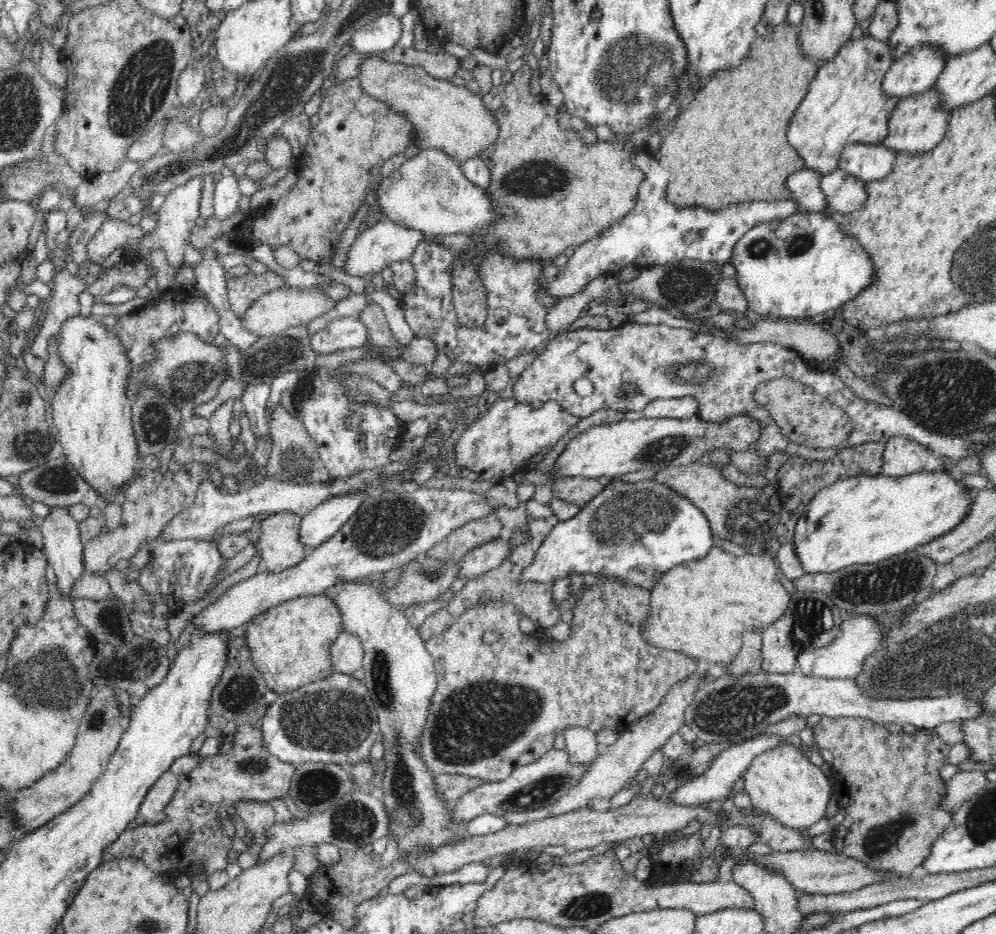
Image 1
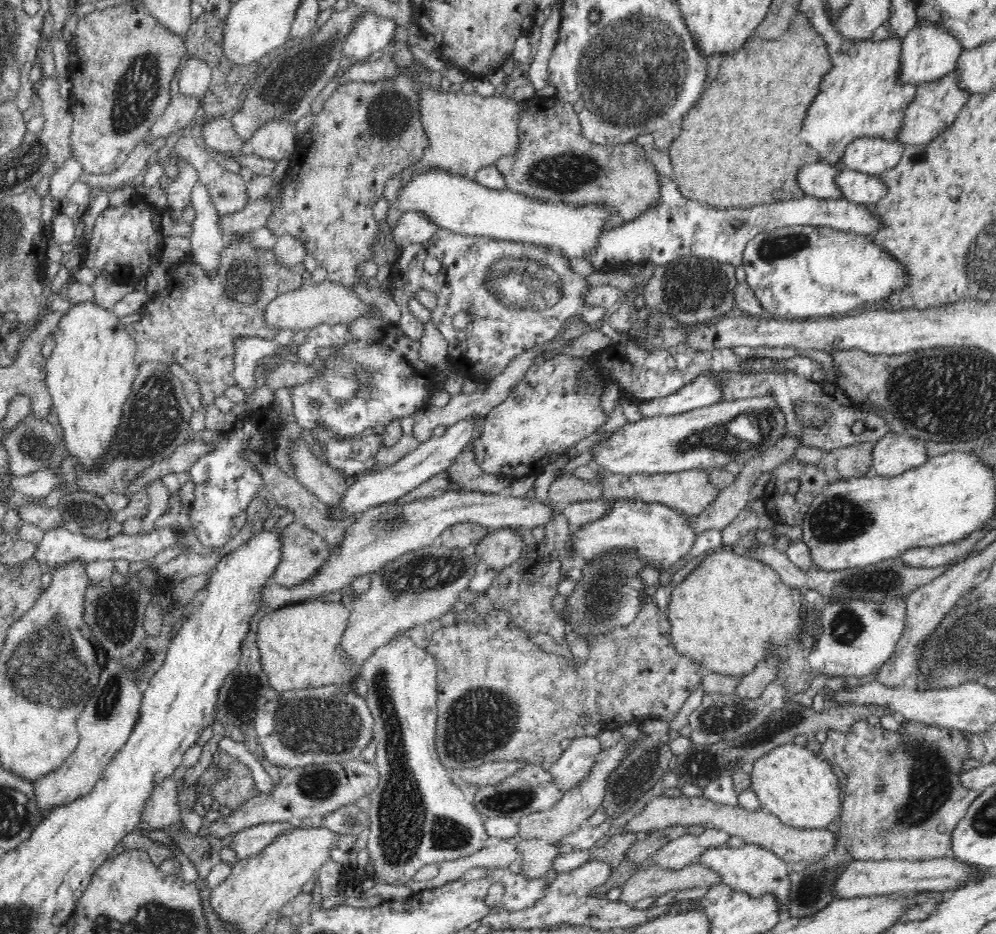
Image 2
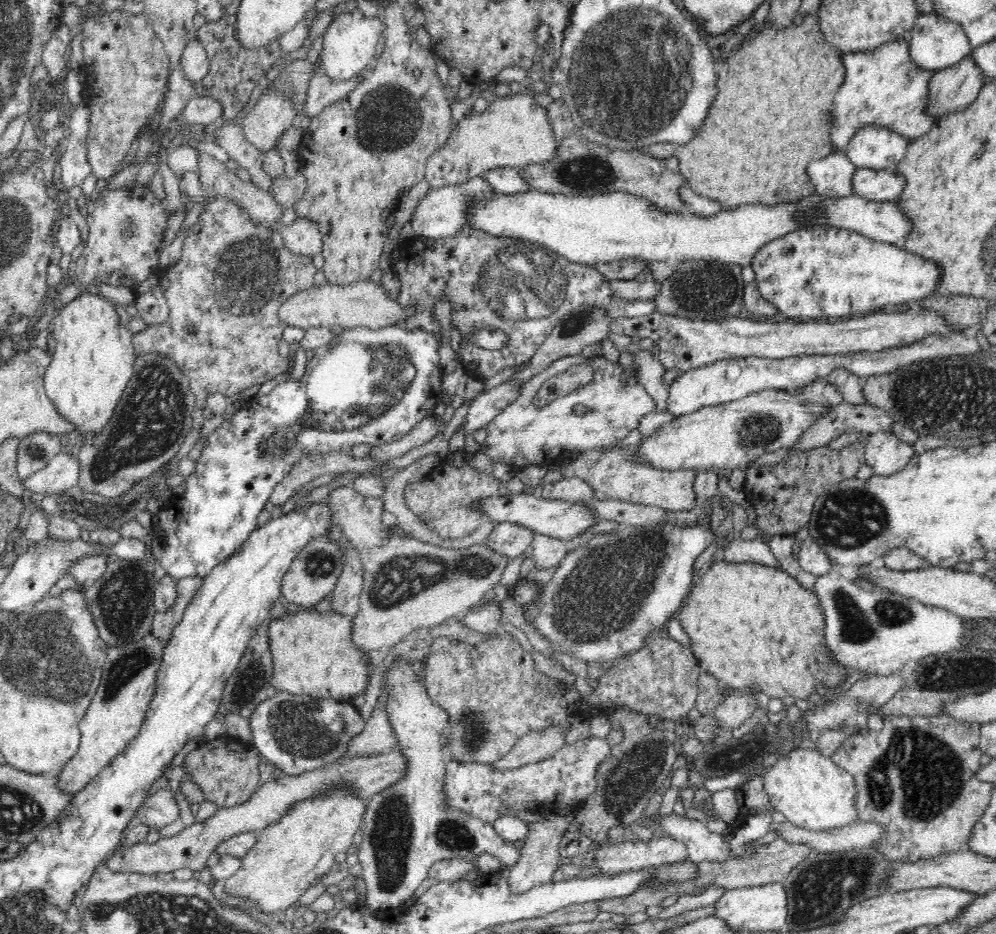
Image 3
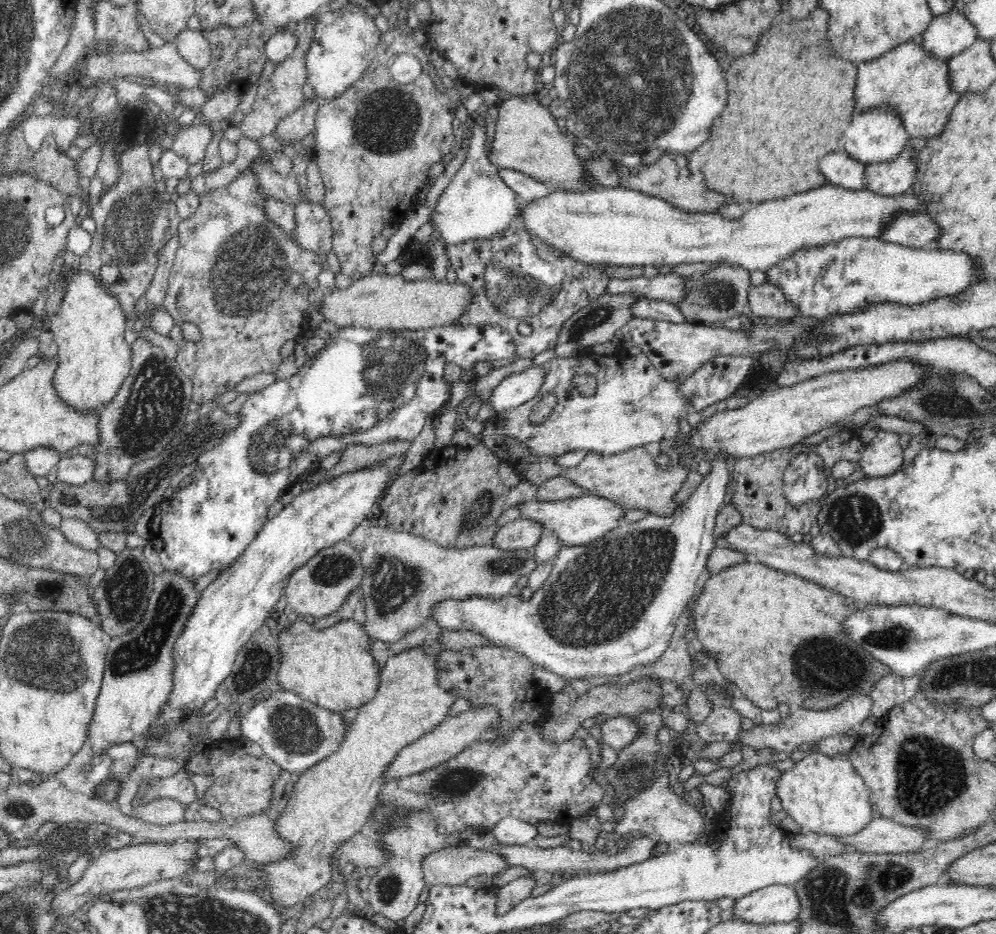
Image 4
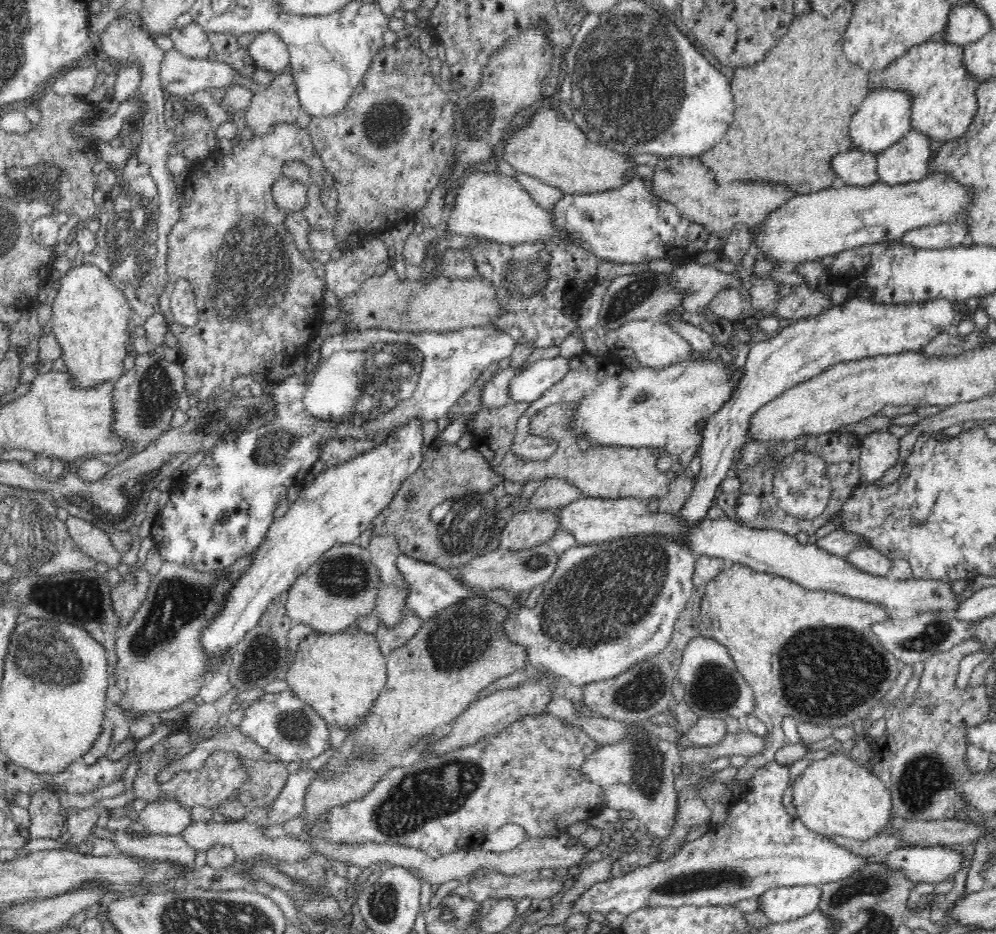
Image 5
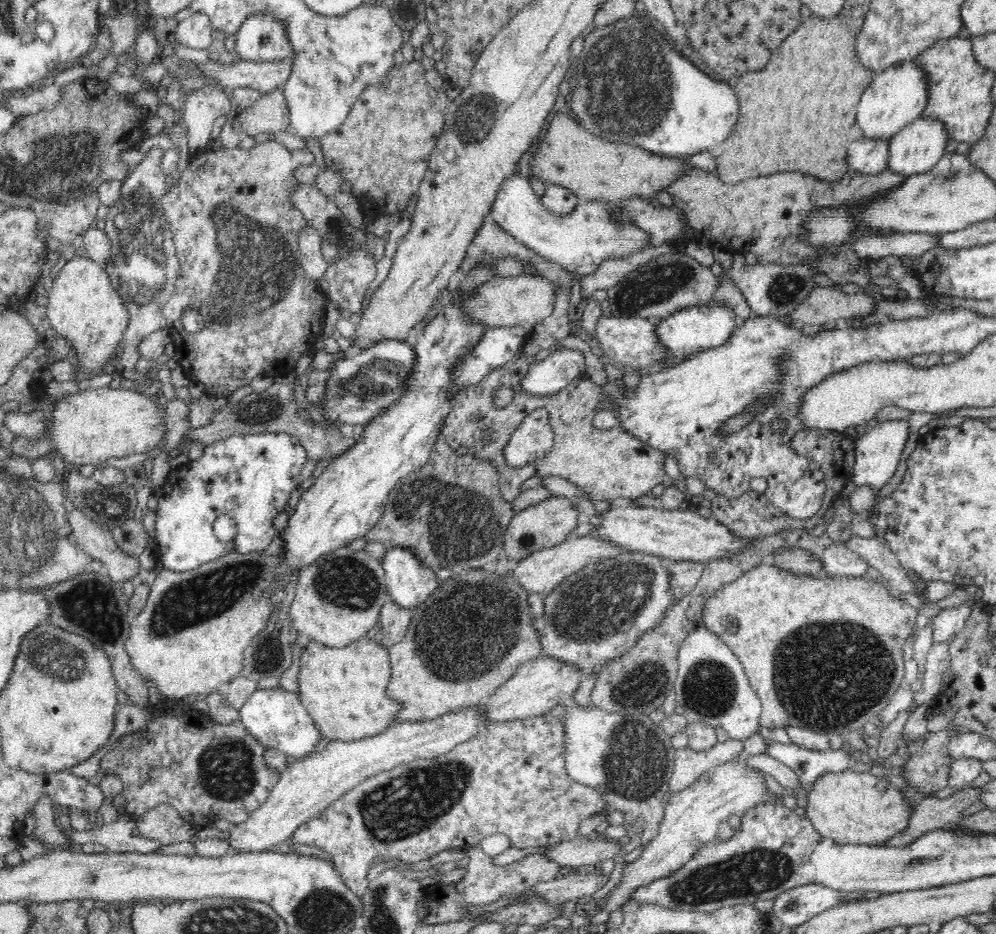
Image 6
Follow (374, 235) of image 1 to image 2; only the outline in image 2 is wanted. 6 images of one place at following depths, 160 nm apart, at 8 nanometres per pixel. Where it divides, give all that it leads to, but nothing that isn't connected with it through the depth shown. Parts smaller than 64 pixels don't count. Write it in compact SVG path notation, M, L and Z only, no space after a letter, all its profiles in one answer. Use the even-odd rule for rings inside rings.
M406 211L391 230L395 243L400 247L412 243L425 243L439 230L424 213Z

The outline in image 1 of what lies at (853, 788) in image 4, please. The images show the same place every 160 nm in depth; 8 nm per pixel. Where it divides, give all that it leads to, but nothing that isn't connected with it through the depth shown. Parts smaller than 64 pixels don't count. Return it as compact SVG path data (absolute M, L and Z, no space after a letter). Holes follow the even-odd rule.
M780 743L756 756L744 774L745 789L752 805L772 815L784 826L800 829L816 824L826 816L834 792L828 780L828 769L814 765L808 756L791 743Z

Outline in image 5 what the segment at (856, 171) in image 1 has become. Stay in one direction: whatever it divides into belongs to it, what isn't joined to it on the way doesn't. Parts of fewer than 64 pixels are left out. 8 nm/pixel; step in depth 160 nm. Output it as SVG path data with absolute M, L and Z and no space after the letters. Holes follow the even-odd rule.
M870 87L850 122L850 136L852 136L850 148L866 154L882 155L889 146L912 130L910 114L912 114L912 99L906 91Z

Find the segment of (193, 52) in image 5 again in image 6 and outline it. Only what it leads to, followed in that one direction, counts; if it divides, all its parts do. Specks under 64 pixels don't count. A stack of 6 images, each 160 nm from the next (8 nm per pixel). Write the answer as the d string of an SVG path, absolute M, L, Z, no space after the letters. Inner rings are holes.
M197 12L177 23L175 38L188 48L208 49L212 42L213 27L208 15Z

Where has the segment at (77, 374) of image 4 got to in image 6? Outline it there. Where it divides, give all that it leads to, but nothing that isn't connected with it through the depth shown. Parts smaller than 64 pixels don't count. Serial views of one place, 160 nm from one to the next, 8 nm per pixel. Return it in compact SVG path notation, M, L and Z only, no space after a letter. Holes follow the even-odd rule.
M77 253L57 274L51 289L45 306L51 327L59 336L70 340L81 370L98 375L108 360L114 359L116 346L122 342L129 323L128 310L113 287L113 280L108 278L103 265Z

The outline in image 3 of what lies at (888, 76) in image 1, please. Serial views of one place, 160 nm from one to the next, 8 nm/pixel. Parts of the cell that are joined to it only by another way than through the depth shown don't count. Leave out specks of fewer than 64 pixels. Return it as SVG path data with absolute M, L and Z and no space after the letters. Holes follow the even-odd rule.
M921 13L916 18L916 24L909 33L909 53L912 61L920 69L936 72L954 66L963 58L966 58L972 50L968 36L962 29L962 25L938 14Z

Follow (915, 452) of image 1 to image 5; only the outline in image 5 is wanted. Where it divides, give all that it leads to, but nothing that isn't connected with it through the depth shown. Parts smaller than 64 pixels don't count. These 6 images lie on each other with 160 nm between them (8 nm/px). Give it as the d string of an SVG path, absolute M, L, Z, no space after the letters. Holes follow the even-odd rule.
M887 429L874 431L863 438L859 456L860 484L874 483L892 466L896 466L898 450L900 450L900 439Z

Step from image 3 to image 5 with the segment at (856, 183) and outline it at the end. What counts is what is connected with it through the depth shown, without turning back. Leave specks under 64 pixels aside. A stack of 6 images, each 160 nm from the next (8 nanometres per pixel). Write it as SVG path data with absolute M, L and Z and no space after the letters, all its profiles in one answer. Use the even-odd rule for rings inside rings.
M912 129L877 156L879 181L896 186L920 182L930 174L930 137Z

